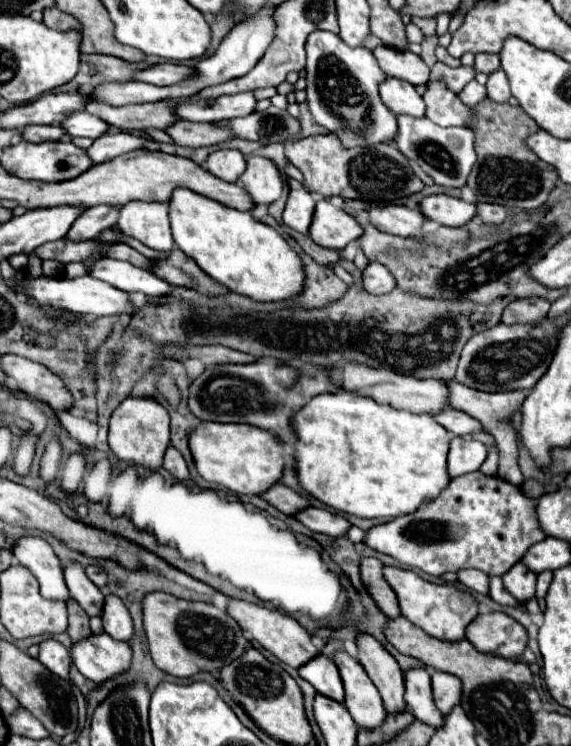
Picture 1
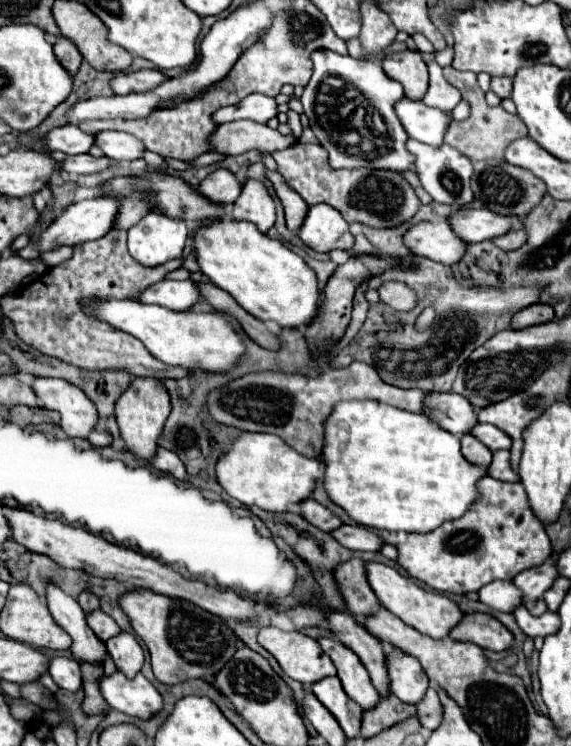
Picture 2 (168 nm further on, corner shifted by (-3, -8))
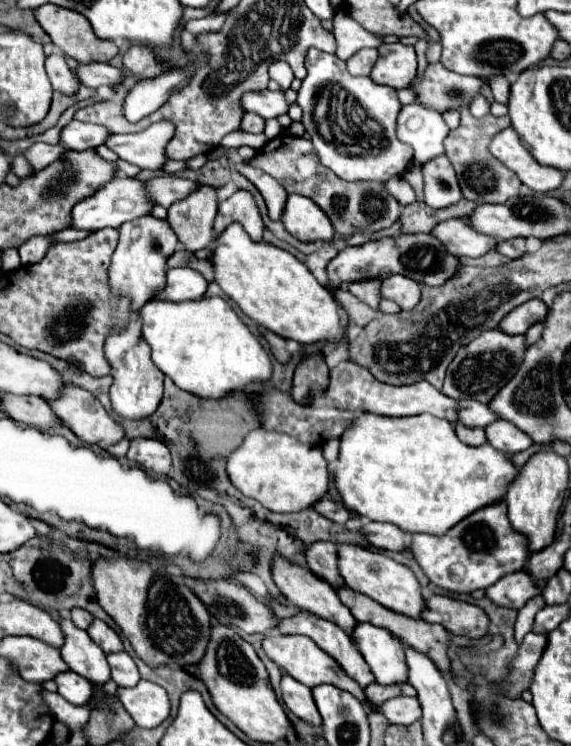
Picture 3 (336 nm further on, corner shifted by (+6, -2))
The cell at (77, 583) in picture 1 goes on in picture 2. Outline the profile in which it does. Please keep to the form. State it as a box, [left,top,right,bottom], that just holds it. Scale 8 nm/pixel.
[85,608,121,642]

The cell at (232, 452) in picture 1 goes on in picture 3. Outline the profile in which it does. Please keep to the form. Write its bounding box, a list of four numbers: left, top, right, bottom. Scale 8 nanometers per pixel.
[228,428,328,512]

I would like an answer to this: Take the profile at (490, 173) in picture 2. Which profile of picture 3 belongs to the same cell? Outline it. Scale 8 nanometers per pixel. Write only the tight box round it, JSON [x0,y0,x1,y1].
[444,108,522,204]

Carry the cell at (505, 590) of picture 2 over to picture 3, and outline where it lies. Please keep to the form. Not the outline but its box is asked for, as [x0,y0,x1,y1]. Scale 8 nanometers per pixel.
[486,570,542,610]

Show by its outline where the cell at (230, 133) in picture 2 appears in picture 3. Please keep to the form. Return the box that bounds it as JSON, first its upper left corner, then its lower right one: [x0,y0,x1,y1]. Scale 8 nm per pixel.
[240,112,264,134]

